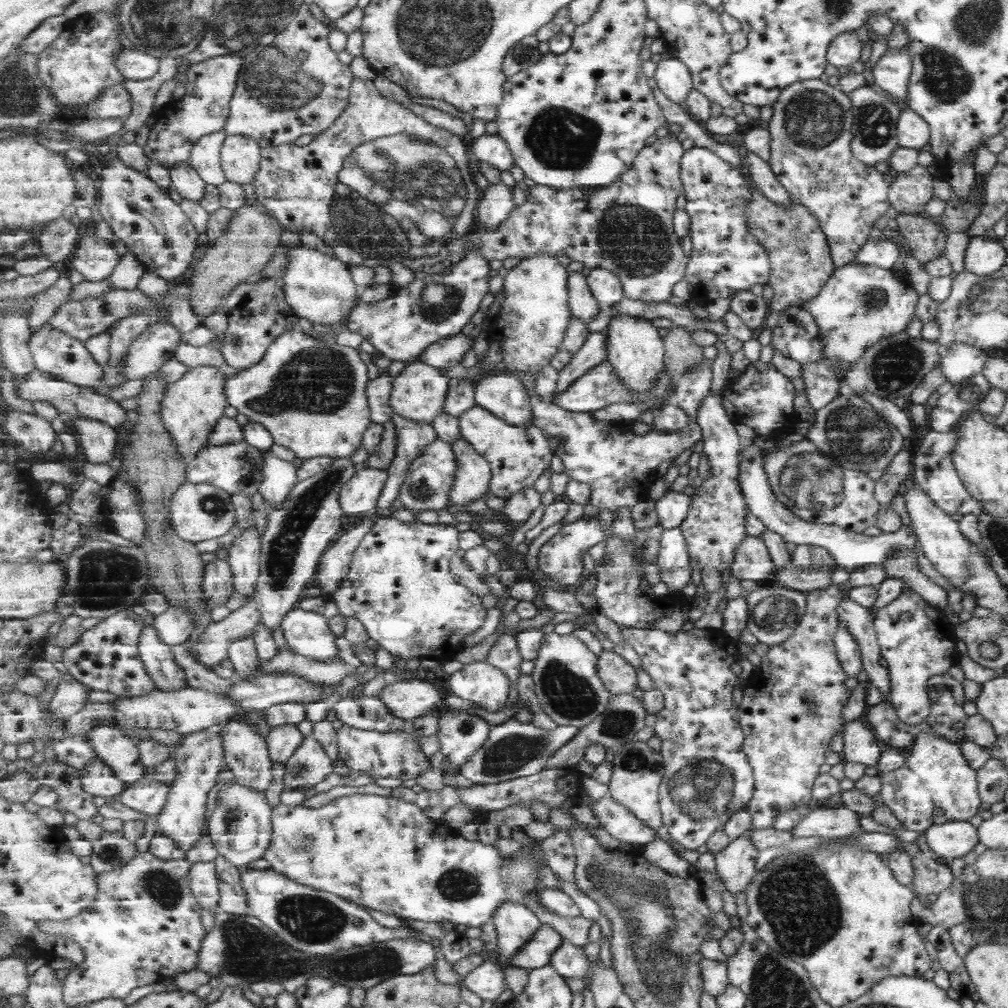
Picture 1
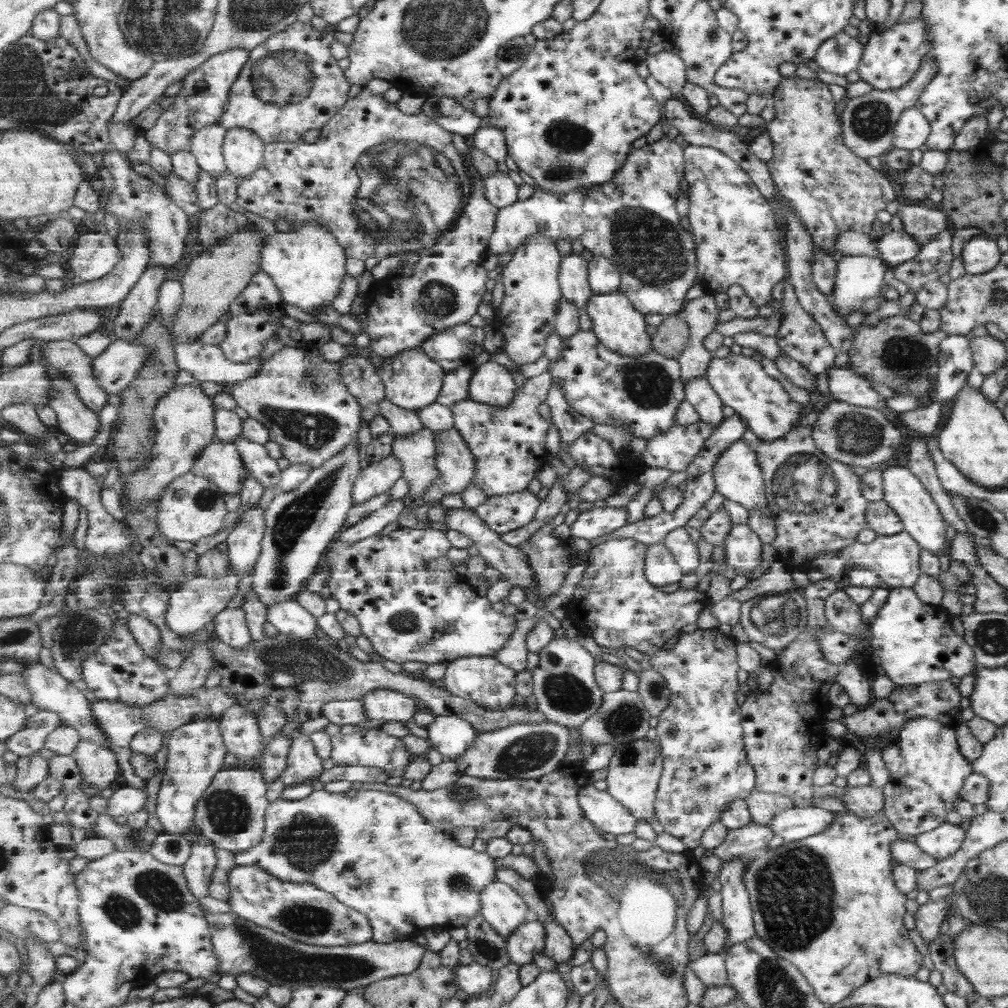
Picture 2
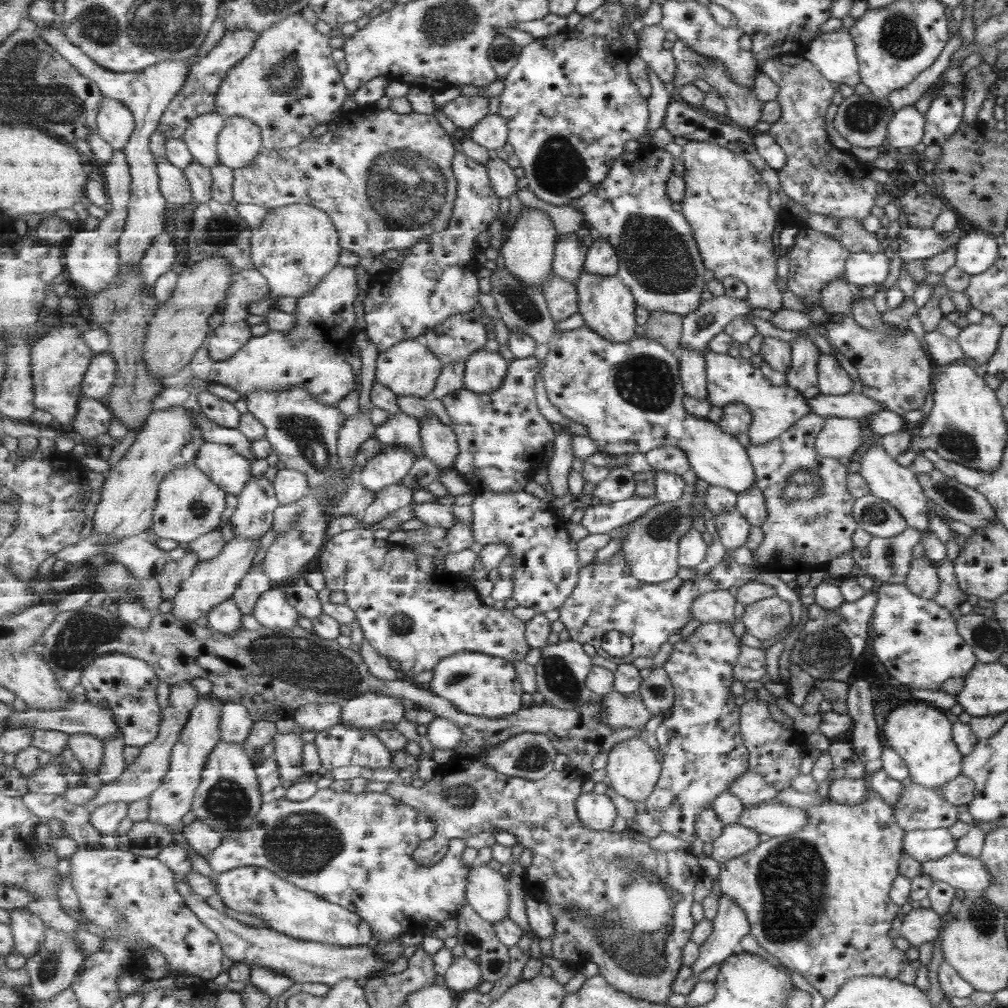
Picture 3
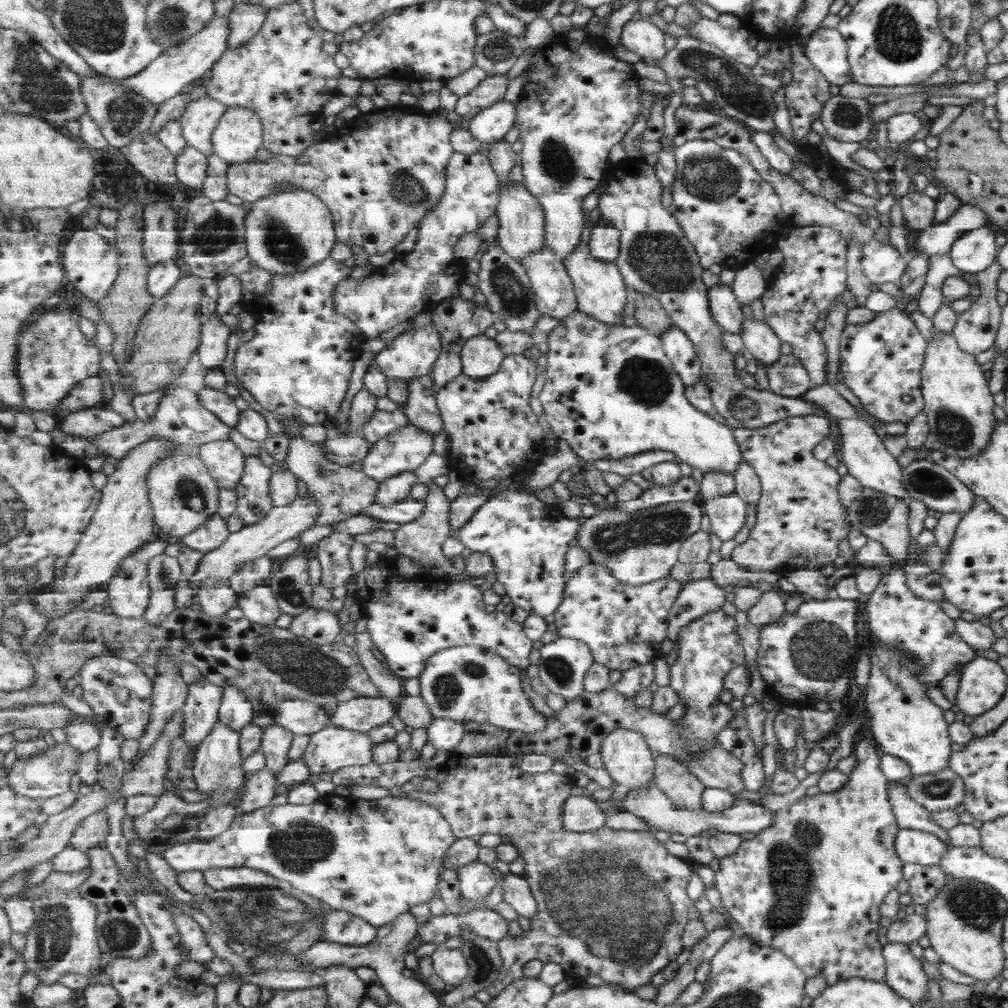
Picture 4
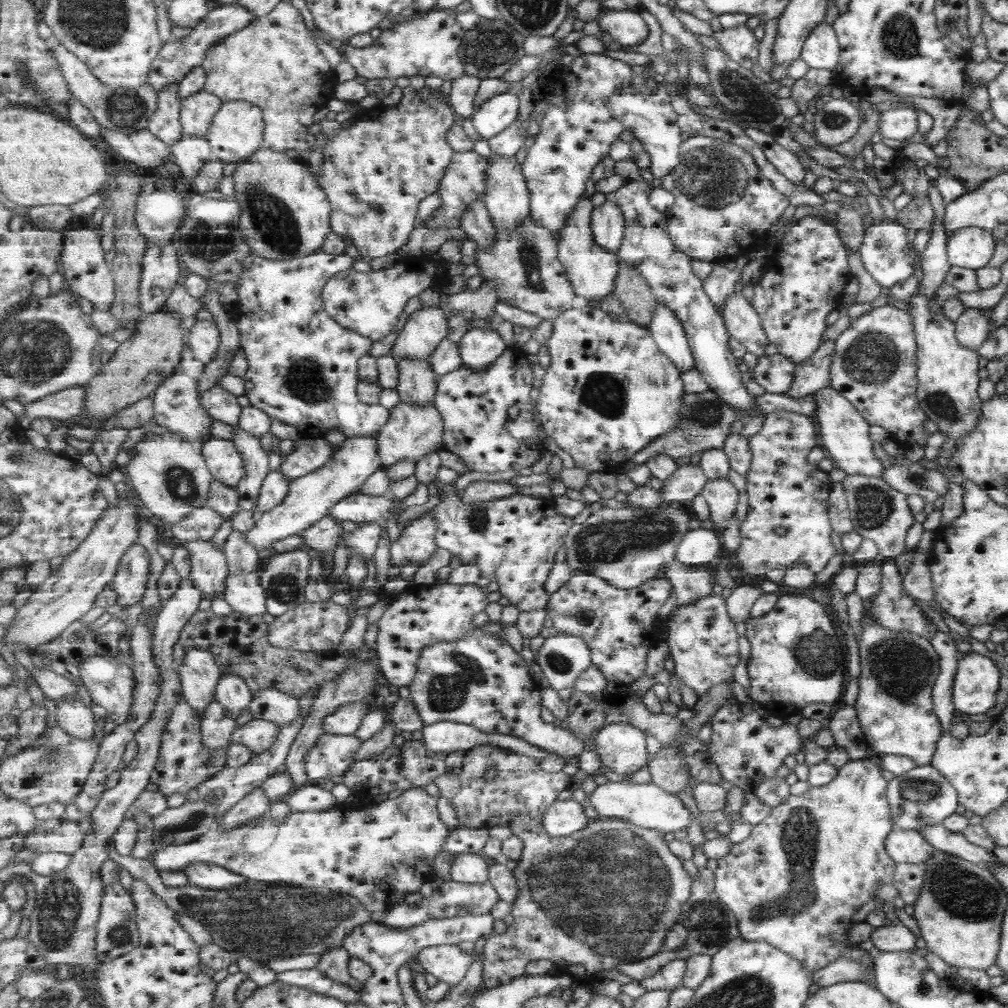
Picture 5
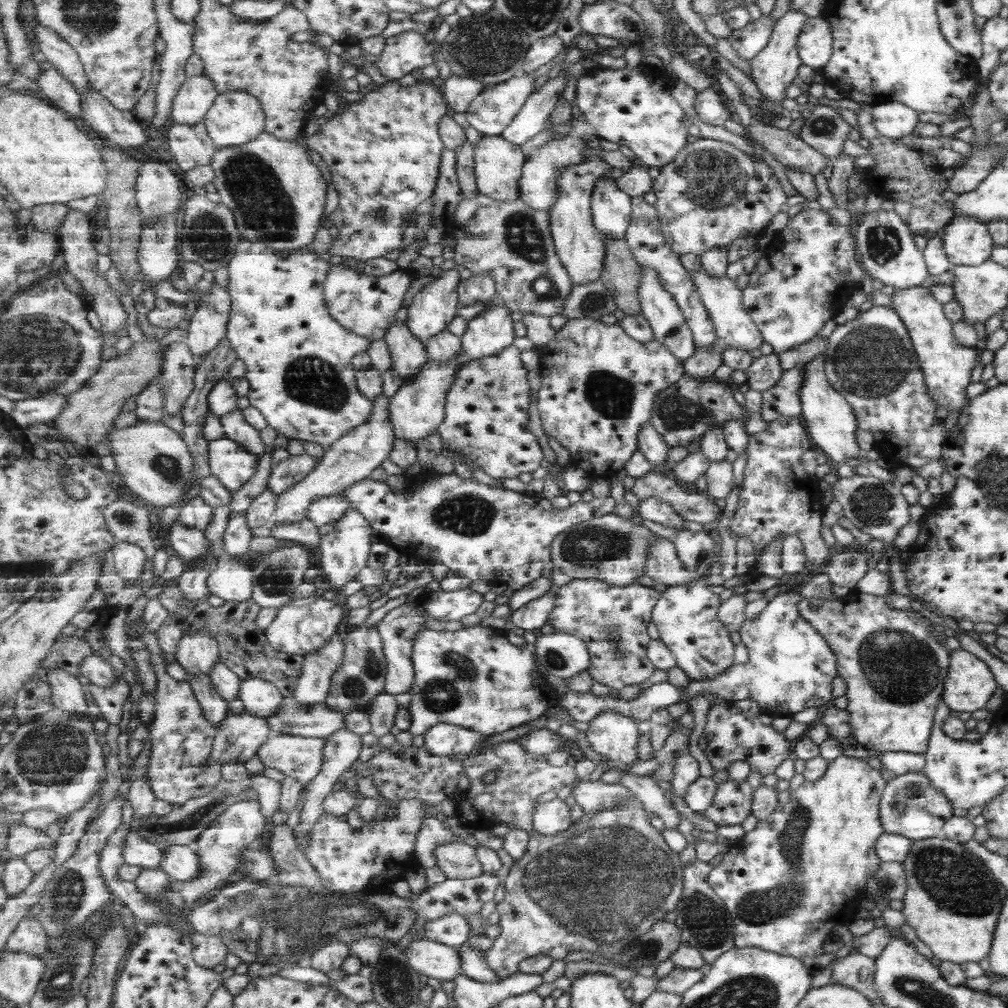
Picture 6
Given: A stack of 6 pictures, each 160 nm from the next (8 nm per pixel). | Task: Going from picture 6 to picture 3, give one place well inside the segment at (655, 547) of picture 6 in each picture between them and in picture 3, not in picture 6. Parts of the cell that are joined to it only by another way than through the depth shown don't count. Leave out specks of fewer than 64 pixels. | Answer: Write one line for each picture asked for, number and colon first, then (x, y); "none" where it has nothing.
3: (717, 606)
4: (697, 598)
5: (690, 584)

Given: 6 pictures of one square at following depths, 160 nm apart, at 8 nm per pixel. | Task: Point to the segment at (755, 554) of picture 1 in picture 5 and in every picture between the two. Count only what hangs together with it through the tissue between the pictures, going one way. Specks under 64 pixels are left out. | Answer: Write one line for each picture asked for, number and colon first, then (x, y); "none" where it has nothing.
2: (743, 548)
3: (733, 529)
4: (726, 514)
5: (722, 497)

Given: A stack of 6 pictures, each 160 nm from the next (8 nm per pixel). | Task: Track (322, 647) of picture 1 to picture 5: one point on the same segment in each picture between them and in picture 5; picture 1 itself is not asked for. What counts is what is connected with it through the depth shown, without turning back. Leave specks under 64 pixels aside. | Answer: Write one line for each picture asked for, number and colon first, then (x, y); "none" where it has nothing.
2: (290, 618)
3: (272, 610)
4: (259, 604)
5: (244, 593)

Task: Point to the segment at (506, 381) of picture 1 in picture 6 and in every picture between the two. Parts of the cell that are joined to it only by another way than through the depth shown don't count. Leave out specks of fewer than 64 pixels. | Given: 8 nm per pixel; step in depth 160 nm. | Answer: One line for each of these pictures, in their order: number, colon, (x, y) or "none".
2: (492, 384)
3: (486, 371)
4: (482, 357)
5: (480, 347)
6: (490, 332)

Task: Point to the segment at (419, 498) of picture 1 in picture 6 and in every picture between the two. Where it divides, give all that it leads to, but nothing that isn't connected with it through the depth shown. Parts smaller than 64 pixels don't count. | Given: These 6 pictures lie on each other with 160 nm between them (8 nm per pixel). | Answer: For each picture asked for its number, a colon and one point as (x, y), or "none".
2: (418, 453)
3: (403, 431)
4: (383, 423)
5: (302, 369)
6: (298, 356)

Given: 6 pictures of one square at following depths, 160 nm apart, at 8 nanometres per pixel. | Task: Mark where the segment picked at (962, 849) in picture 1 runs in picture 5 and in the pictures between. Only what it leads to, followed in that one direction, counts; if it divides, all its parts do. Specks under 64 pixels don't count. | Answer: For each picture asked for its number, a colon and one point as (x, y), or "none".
2: (944, 840)
3: (921, 845)
4: (911, 846)
5: (908, 846)

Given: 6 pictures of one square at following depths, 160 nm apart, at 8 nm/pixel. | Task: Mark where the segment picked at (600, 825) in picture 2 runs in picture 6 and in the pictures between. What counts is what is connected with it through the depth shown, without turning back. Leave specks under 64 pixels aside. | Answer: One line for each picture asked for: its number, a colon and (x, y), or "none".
3: (597, 811)
4: (581, 813)
5: (563, 818)
6: (552, 817)

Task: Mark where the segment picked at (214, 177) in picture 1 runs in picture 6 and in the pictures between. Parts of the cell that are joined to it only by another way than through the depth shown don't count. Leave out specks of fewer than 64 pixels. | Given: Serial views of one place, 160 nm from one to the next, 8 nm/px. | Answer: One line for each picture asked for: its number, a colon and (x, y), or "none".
2: (207, 144)
3: (202, 136)
4: (199, 121)
5: (197, 112)
6: (197, 95)

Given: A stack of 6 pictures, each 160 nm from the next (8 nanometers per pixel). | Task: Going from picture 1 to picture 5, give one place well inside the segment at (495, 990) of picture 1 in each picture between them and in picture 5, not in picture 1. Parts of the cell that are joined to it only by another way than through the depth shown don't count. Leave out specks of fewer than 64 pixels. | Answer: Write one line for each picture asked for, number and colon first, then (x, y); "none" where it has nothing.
2: (474, 979)
3: (463, 975)
4: (451, 964)
5: (449, 963)

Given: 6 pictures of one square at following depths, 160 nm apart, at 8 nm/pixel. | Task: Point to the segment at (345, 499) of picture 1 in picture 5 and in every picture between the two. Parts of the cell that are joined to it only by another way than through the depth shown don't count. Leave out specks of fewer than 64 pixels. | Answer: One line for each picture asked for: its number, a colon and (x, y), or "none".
2: (375, 479)
3: (390, 467)
4: (406, 450)
5: (414, 431)

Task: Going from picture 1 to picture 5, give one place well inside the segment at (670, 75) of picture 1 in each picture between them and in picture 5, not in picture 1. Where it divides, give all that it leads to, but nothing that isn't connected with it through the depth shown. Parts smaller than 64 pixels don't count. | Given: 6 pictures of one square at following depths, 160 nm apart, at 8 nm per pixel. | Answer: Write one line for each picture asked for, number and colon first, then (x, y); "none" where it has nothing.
2: (668, 68)
3: (650, 49)
4: (642, 37)
5: (626, 27)

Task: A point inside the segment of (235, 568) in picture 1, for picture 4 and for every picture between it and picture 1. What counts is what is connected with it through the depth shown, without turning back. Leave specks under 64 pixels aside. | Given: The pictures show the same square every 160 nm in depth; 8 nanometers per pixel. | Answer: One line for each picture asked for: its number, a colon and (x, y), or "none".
2: (244, 542)
3: (257, 503)
4: (255, 501)

